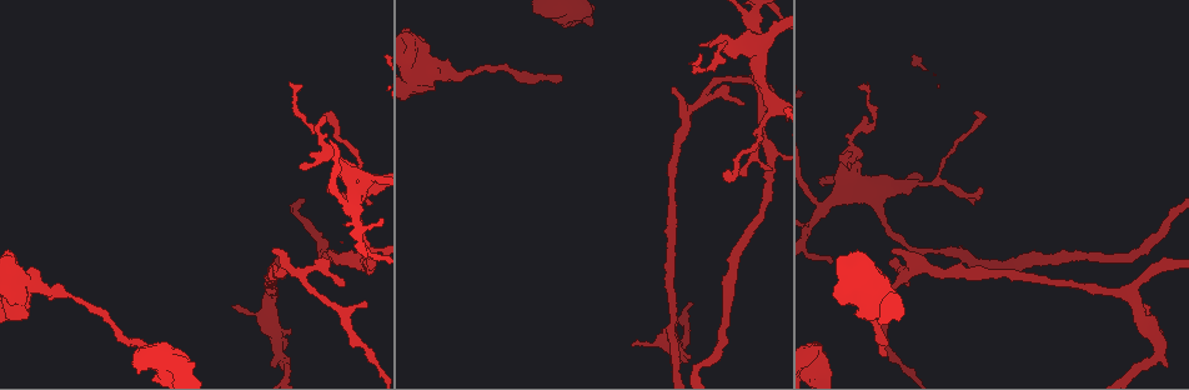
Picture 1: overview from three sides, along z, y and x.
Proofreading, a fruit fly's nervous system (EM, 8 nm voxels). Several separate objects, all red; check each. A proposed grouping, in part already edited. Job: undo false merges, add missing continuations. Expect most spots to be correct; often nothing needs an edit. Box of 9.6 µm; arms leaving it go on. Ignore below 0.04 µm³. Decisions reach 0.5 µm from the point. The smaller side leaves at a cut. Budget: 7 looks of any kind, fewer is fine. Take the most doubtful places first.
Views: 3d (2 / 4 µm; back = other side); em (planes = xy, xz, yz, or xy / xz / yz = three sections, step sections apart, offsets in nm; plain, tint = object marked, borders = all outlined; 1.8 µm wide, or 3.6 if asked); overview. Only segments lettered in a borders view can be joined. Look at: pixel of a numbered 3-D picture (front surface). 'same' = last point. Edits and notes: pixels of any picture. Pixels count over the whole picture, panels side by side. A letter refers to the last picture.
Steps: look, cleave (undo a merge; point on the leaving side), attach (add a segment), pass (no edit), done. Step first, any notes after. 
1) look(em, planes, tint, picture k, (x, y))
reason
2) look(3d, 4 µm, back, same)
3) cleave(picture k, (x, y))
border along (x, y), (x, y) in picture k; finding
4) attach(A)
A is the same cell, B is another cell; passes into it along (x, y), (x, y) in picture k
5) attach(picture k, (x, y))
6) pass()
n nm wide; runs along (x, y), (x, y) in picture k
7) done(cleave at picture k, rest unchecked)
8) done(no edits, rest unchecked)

look(3d, 4 µm, picture 1, (561, 79))
long arm stops here

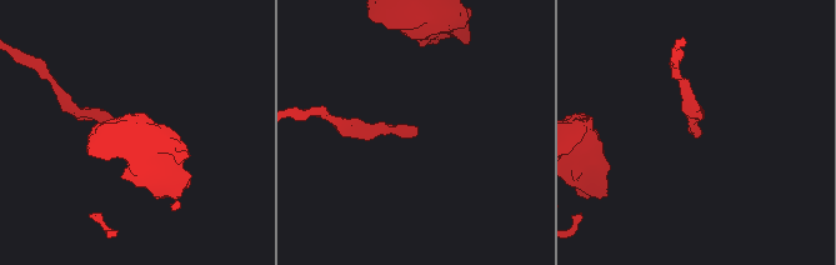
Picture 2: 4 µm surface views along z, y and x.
look(em, planes, borders, picture 2, (416, 133))

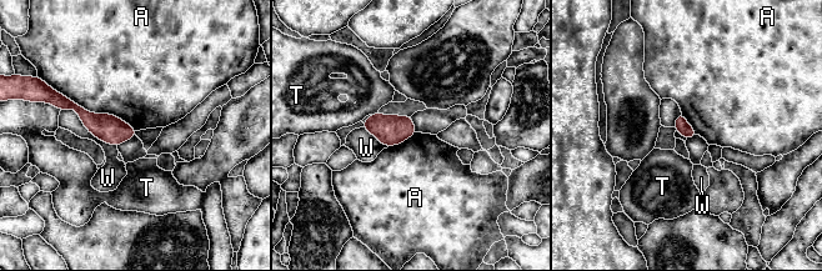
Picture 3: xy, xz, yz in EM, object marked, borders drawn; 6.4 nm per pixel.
pass()
A, T and W are other cells; border along (55, 90), (136, 130) in picture 3; none of them fits

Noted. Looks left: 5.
look(em, planes, borders, picture 1, (675, 87))
an open end

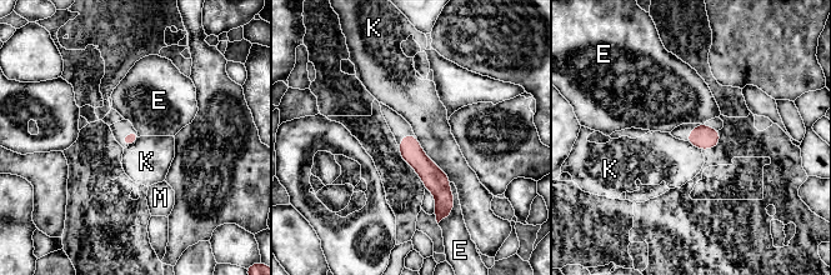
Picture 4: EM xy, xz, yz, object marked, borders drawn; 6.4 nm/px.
pass()
E, K and M are other cells; border along (416, 139), (422, 151), (451, 181) in picture 4; no lettered segment goes on from it

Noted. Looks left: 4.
look(3d, 2 µm, picture 1, (377, 184))
calibre changes

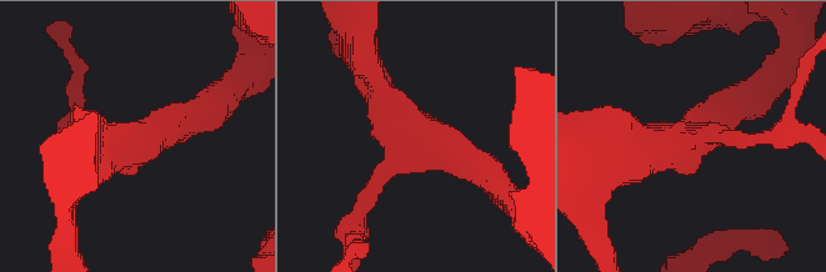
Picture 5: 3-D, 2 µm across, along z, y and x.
look(em, planes, tint, picture 5, (127, 140))
need the tissue

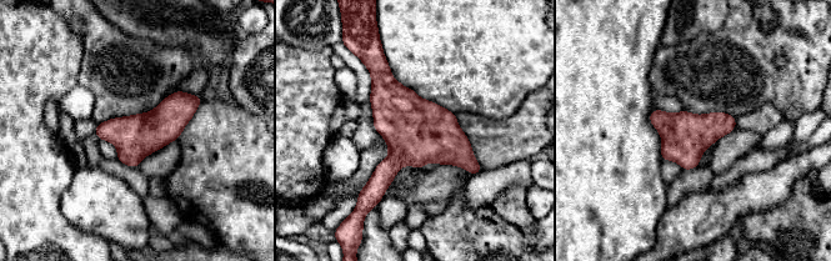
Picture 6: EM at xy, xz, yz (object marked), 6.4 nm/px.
look(em, planes, borders, same)

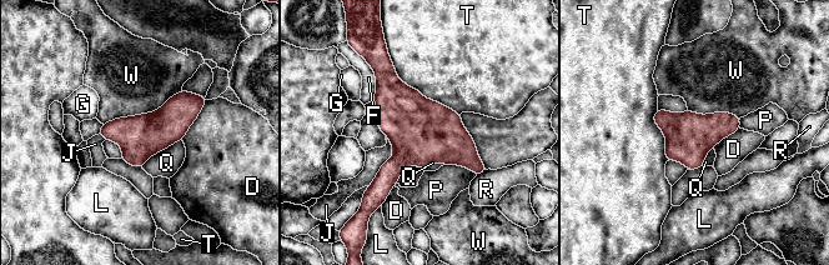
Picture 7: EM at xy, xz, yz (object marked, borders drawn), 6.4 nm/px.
pass()
280 nm wide; D, F, G, J, L, P, Q, R, T and W are other cells; border along (181, 90), (152, 111), (103, 124) in picture 7; one cell here

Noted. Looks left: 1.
done(no edits, rest unchecked)

